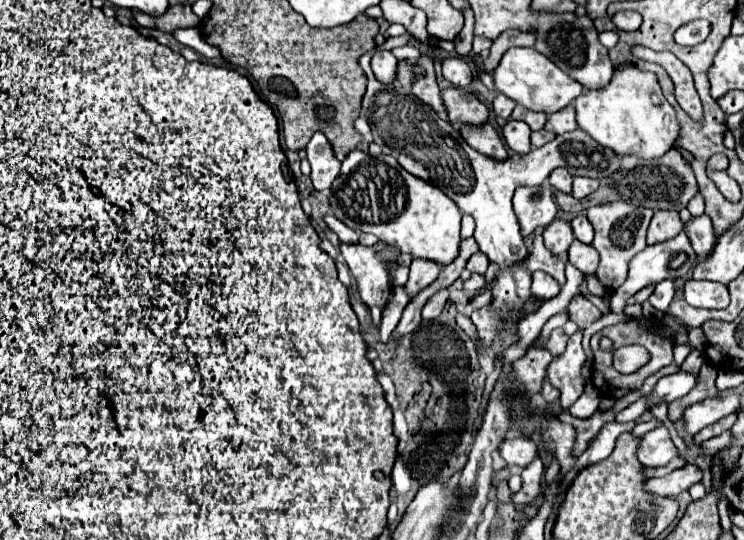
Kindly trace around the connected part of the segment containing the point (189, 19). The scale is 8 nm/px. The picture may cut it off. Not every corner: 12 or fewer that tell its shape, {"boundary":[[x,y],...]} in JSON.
{"boundary":[[189,2],[171,6],[167,16],[151,18],[133,12],[143,28],[173,32],[193,28],[199,18]]}

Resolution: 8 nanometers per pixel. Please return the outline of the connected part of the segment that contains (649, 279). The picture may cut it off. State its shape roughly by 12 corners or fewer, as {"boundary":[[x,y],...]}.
{"boundary":[[685,232],[647,246],[629,262],[629,276],[611,296],[627,298],[649,284],[683,278],[695,268]]}

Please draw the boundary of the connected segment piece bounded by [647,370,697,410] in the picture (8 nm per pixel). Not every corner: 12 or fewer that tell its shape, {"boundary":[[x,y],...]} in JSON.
{"boundary":[[683,370],[661,378],[647,396],[647,410],[691,392],[697,376]]}

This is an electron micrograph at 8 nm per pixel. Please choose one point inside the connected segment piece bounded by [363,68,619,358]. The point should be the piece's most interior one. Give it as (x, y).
(425, 145)

